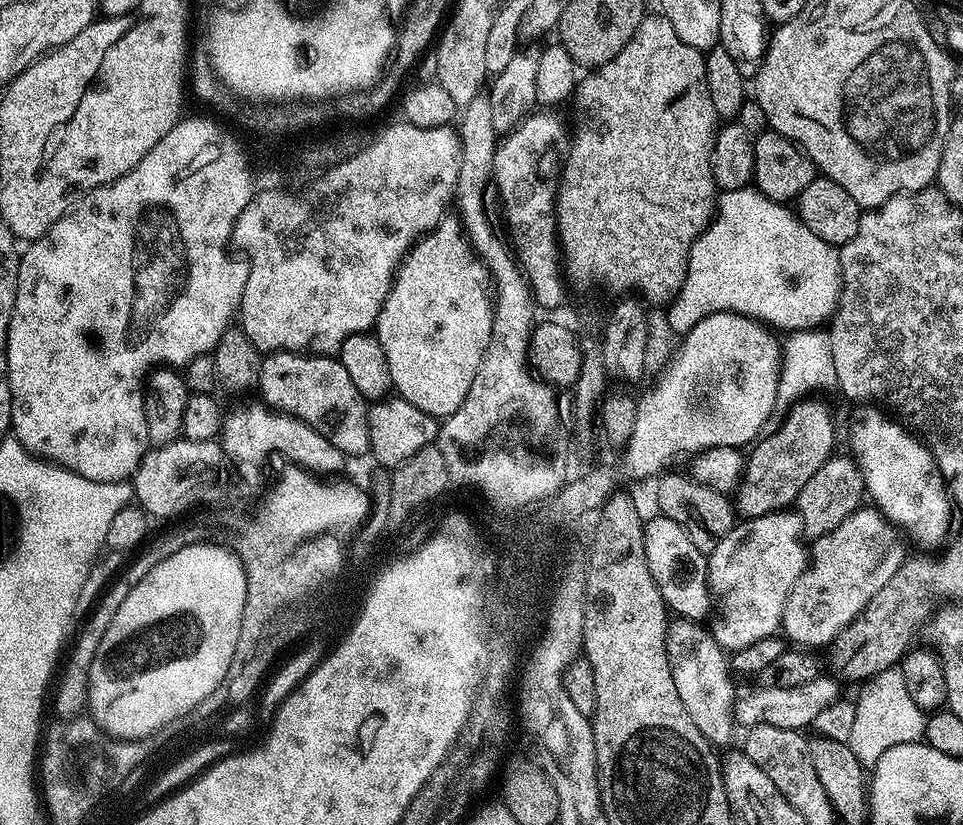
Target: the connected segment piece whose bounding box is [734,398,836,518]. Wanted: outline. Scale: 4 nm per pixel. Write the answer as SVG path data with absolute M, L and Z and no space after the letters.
M810 398L805 402L794 404L787 411L788 417L785 418L784 425L777 432L769 431L751 445L752 453L750 451L747 453L744 474L740 477L739 485L734 492L734 508L741 517L764 516L768 512L779 512L795 505L802 486L806 486L806 482L810 482L810 477L818 471L818 466L825 464L828 457L833 455L836 428L832 425L832 416L828 413L826 405L815 404L813 400Z

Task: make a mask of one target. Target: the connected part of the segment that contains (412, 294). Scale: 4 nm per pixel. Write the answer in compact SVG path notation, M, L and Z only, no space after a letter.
M452 214L445 215L437 228L421 236L408 249L376 319L374 334L378 342L382 342L382 351L386 353L386 366L390 366L395 395L431 416L452 416L454 410L466 402L466 394L470 394L474 374L478 374L478 366L482 366L482 358L490 346L491 329L492 296L488 268L473 252L459 219Z

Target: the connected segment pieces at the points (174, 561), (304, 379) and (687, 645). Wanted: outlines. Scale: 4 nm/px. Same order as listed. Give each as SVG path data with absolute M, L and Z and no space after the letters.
M215 542L190 544L158 562L110 618L102 642L90 662L88 706L90 719L113 740L140 740L170 722L193 713L199 703L228 679L242 625L246 576L236 553Z
M269 352L261 362L259 392L264 399L261 401L273 412L306 422L306 426L334 442L345 457L368 452L369 401L358 394L358 386L354 386L339 358L302 352Z
M676 618L668 626L666 654L674 674L678 698L682 698L682 706L686 706L686 714L690 714L694 726L702 730L708 743L713 746L730 743L734 729L733 705L738 697L738 689L732 685L730 660L720 643L703 623Z

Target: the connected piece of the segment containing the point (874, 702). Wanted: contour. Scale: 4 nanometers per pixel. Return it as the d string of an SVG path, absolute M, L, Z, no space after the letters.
M899 667L882 670L863 685L860 697L855 697L854 731L850 733L847 744L859 758L861 764L874 766L886 750L892 746L914 744L924 740L924 728L928 725L928 716L910 698L906 690L906 678L902 678Z

